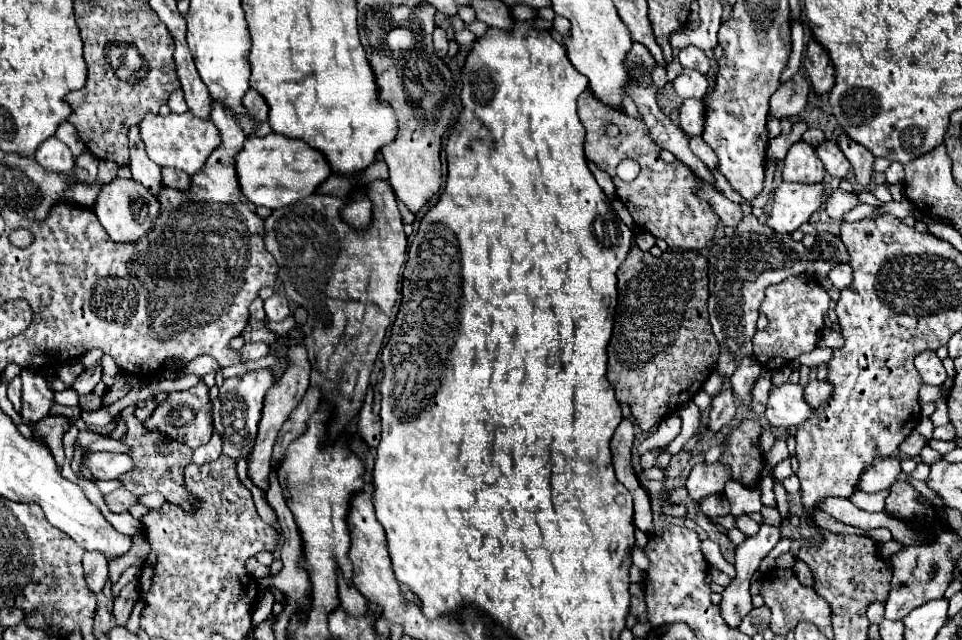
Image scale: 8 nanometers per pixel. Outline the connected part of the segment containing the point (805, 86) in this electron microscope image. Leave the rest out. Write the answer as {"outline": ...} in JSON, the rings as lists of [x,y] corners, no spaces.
{"outline":[[[798,71],[786,85],[780,85],[780,89],[770,99],[770,113],[778,119],[782,117],[794,117],[798,115],[810,93],[810,83],[804,77],[804,71]]]}

